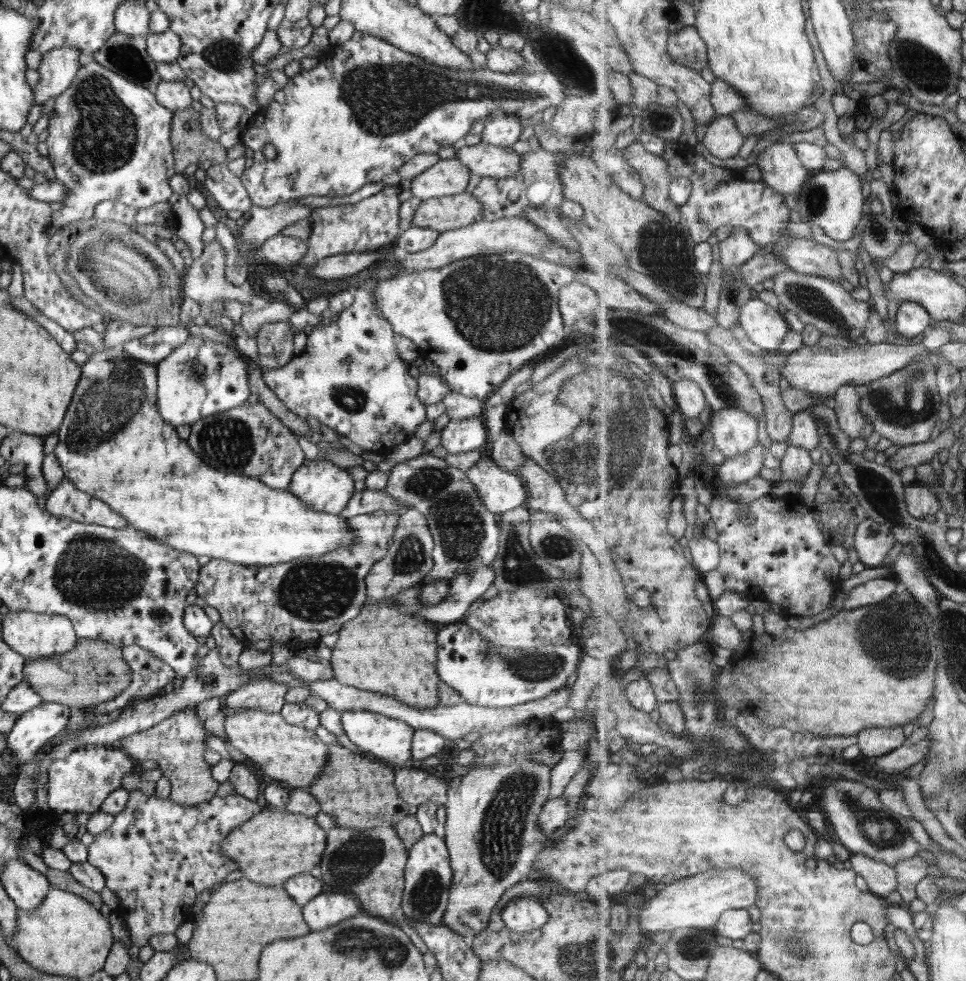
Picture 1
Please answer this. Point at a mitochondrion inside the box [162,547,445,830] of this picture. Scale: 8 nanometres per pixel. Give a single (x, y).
(313, 592)

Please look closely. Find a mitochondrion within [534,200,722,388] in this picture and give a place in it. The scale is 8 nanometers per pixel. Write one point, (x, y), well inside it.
(661, 250)

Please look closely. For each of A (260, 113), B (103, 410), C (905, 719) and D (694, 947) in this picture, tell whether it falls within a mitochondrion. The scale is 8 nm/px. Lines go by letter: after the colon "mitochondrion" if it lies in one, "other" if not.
A: other
B: mitochondrion
C: other
D: mitochondrion

